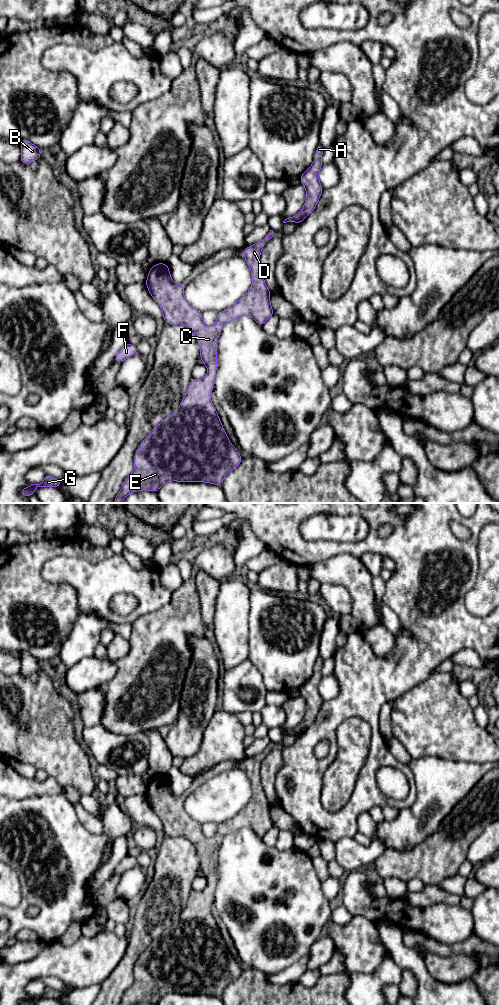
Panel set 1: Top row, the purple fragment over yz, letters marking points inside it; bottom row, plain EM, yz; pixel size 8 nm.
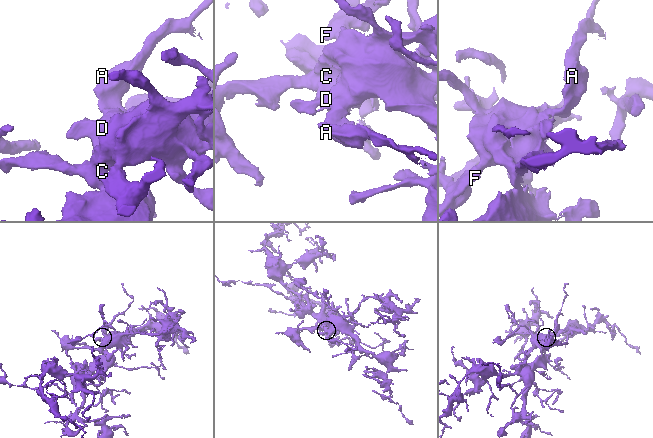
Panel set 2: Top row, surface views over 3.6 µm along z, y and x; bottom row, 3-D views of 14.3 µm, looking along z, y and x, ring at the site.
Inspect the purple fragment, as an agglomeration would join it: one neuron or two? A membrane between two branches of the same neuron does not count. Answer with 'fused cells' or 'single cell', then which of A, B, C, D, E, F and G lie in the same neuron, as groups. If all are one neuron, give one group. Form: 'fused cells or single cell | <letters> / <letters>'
single cell | A B C D E F G

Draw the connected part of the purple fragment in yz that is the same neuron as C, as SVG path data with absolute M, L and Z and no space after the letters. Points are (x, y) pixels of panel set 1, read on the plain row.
M263 751L244 761L243 768L252 786L251 800L234 817L219 824L216 834L211 838L204 835L202 824L188 816L184 809L185 799L181 795L173 794L166 775L157 775L149 782L145 797L152 810L161 819L165 835L183 836L192 843L200 858L201 873L207 879L208 885L202 891L193 891L189 895L179 920L171 924L145 949L135 965L134 983L124 992L118 1005L133 1005L141 1002L157 1004L165 995L172 993L204 994L221 998L226 987L240 977L243 970L228 951L211 914L217 881L216 853L222 839L232 831L248 827L263 838L274 827L270 814L271 804L260 781L260 766L264 757Z

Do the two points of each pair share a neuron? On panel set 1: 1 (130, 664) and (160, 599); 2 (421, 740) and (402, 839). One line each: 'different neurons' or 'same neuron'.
1: different neurons
2: different neurons

